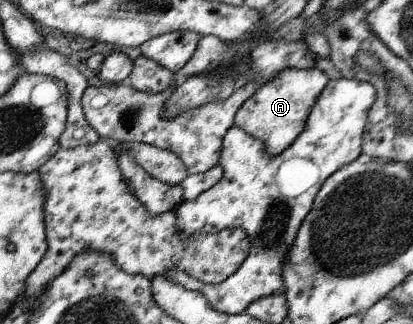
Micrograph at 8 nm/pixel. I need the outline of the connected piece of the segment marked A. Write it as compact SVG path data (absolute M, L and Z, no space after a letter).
M288 67L282 69L278 75L274 75L268 83L258 87L258 91L246 99L238 109L234 109L234 123L232 127L240 127L248 132L248 135L260 139L266 147L266 153L270 157L276 157L292 145L294 139L302 133L306 127L306 119L316 103L320 93L326 89L330 80L317 67L310 69L296 69Z

